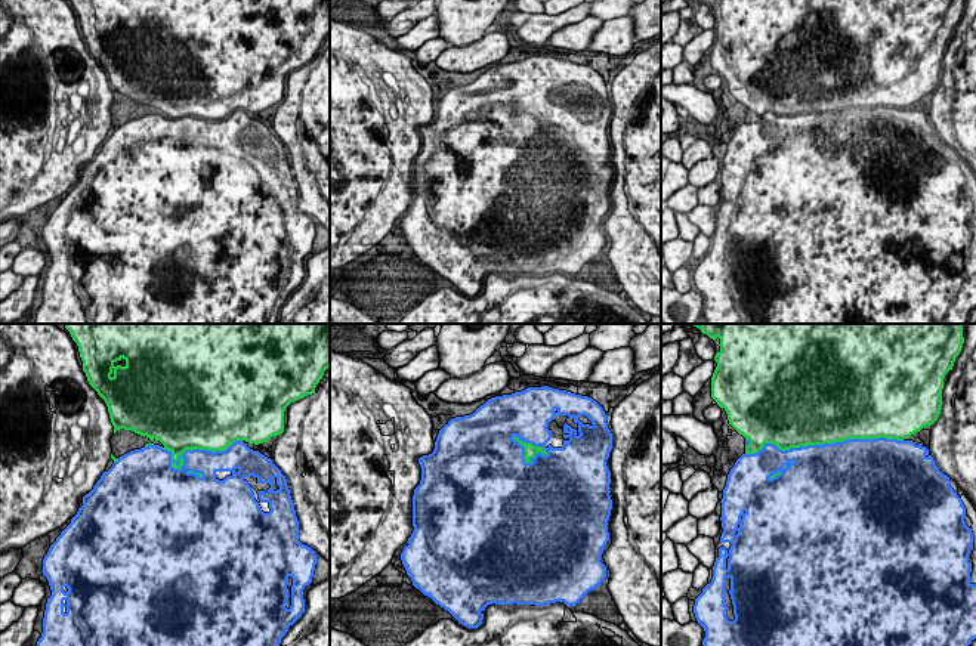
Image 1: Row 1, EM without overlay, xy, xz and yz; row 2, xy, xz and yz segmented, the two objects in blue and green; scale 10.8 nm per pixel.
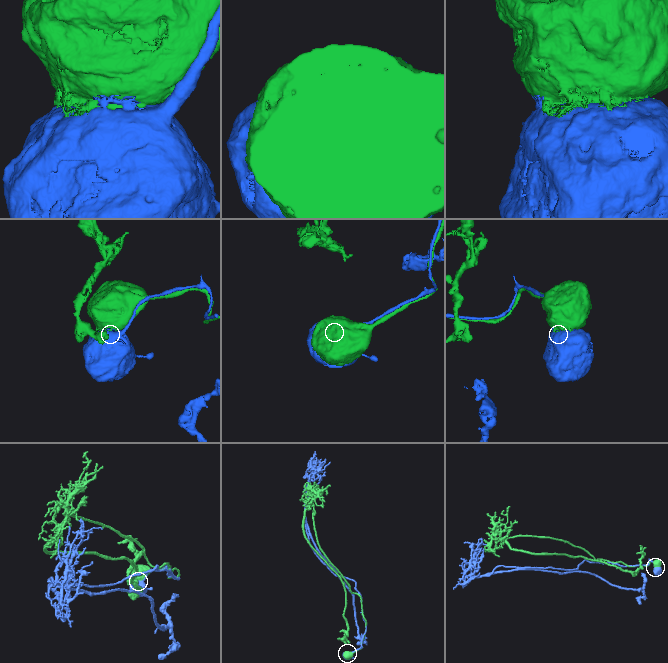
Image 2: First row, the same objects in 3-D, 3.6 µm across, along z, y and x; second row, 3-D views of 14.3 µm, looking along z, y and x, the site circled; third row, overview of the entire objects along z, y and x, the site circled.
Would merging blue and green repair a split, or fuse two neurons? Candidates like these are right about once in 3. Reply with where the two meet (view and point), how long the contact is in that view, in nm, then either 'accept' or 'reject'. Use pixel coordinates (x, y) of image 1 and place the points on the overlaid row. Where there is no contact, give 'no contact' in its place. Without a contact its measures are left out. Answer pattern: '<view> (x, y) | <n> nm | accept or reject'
yz (824, 444) | 1700 nm | reject

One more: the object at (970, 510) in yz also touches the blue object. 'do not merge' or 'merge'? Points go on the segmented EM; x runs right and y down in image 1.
merge

